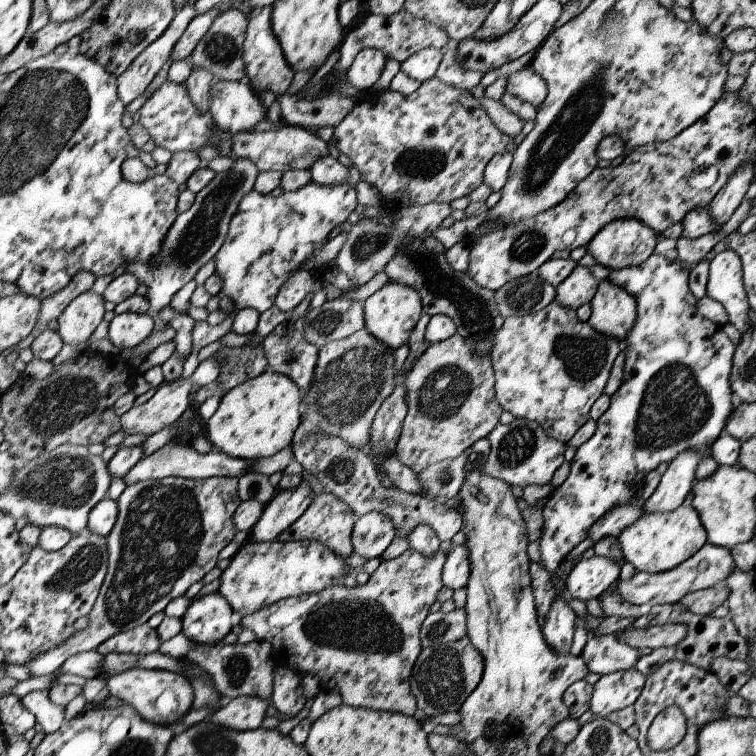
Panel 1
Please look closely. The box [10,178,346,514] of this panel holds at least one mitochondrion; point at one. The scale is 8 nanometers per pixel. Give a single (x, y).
(68, 482)

